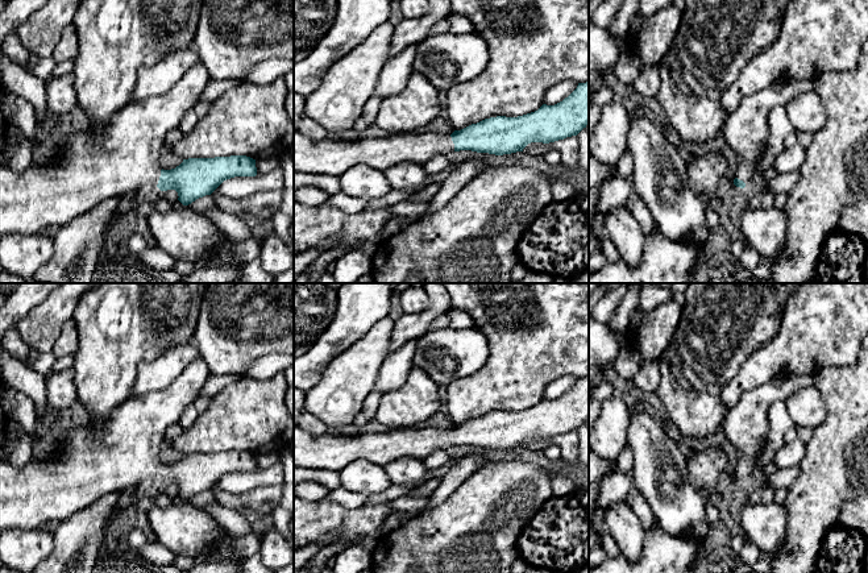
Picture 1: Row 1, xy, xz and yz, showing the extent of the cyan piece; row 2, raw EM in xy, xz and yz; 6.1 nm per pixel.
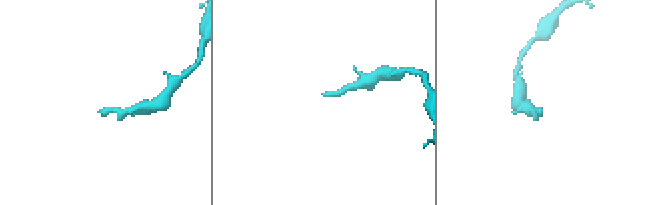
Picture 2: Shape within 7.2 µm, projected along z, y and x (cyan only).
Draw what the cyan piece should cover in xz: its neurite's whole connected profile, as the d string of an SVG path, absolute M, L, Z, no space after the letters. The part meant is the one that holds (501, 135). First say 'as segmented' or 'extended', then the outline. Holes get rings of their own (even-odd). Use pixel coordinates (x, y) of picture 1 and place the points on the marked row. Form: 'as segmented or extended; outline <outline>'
extended; outline M589 82L578 83L577 88L555 105L543 104L537 111L518 116L497 116L472 124L450 133L406 132L385 137L364 137L360 140L340 140L328 136L324 140L311 140L300 132L294 132L294 171L341 177L354 166L365 165L379 171L411 162L424 165L435 155L449 155L460 150L489 153L495 155L523 151L531 142L549 144L577 136L589 124Z

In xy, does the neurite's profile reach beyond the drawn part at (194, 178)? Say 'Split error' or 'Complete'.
Split error

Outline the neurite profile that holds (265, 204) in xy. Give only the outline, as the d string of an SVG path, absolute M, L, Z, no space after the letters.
M217 188L211 194L216 207L224 212L238 215L252 213L258 217L273 217L282 204L282 190L258 191L253 195L233 199L217 192Z

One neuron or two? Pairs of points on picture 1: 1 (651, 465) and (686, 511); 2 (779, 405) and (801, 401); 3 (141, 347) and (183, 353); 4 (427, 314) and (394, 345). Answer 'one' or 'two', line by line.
1: one
2: two
3: two
4: one

